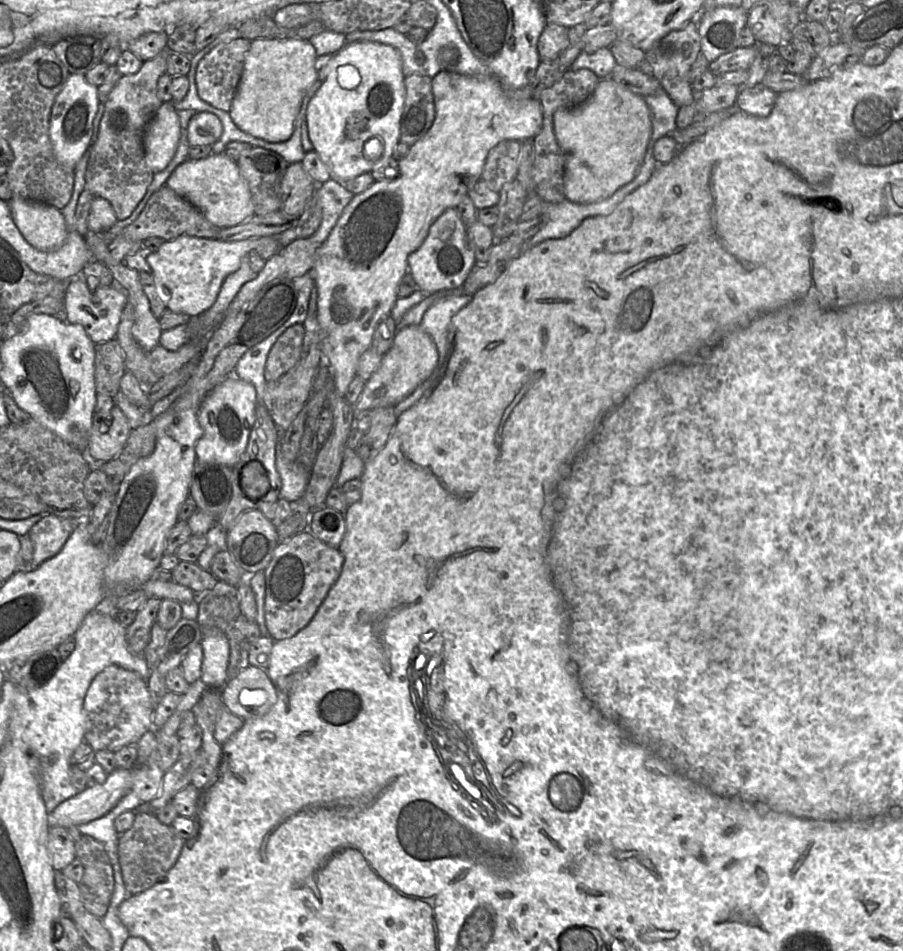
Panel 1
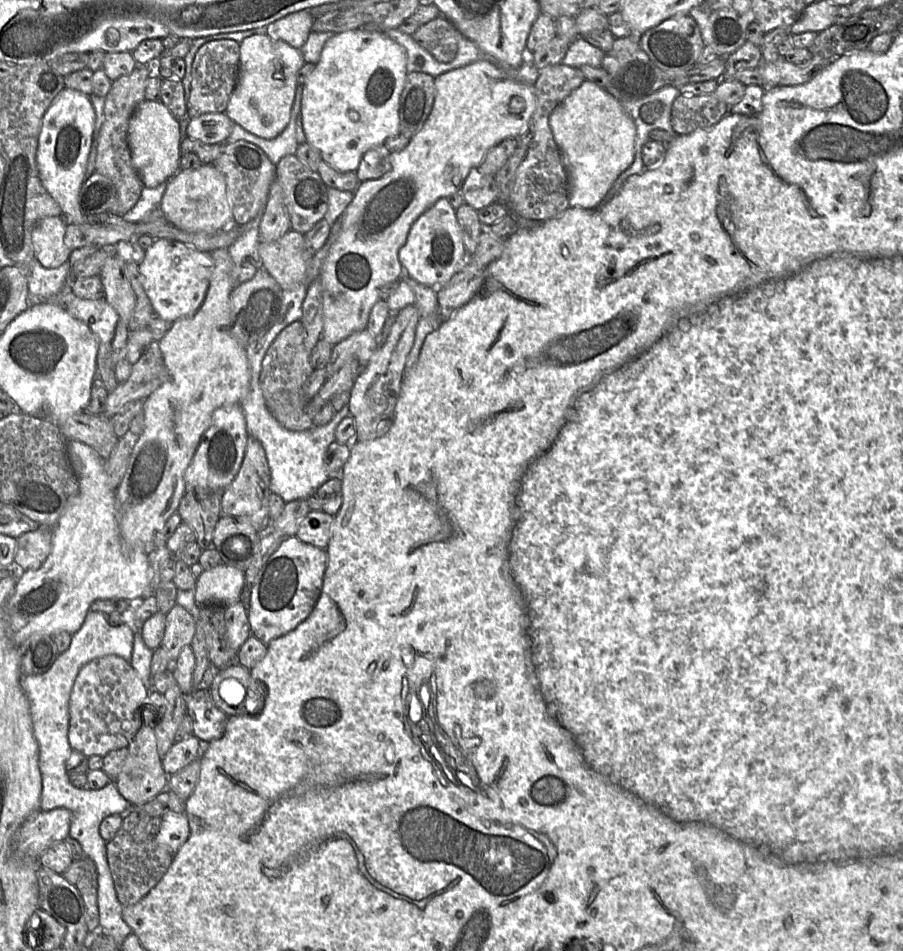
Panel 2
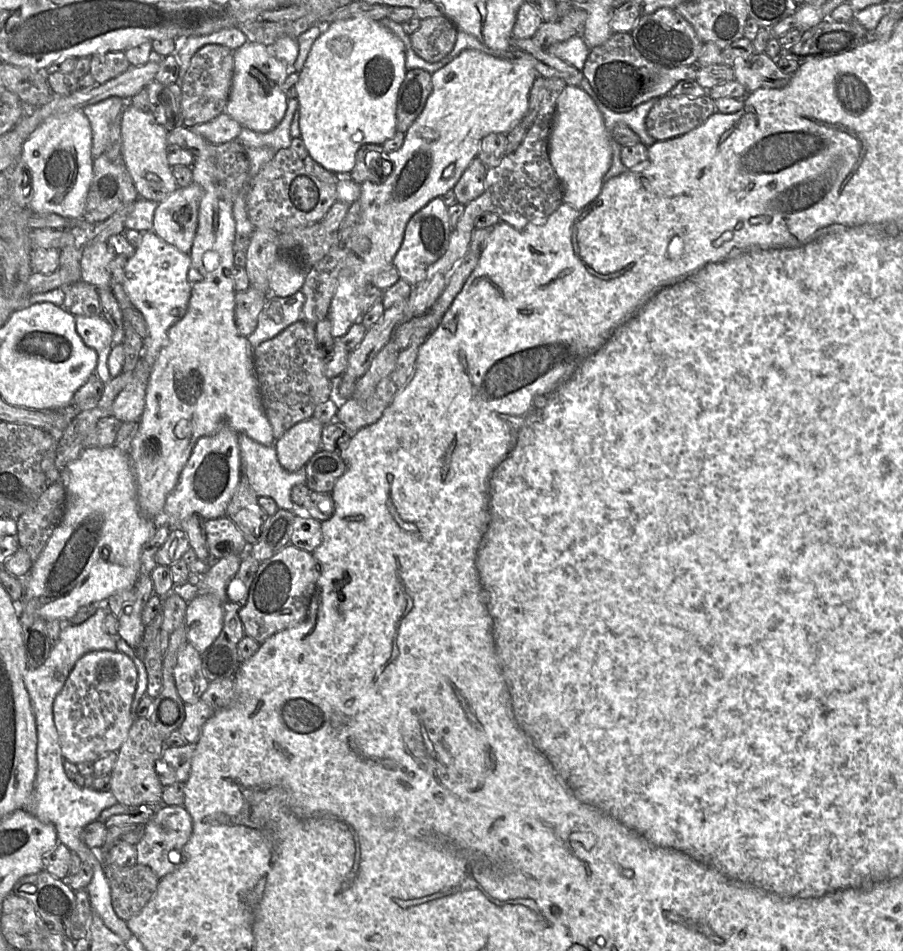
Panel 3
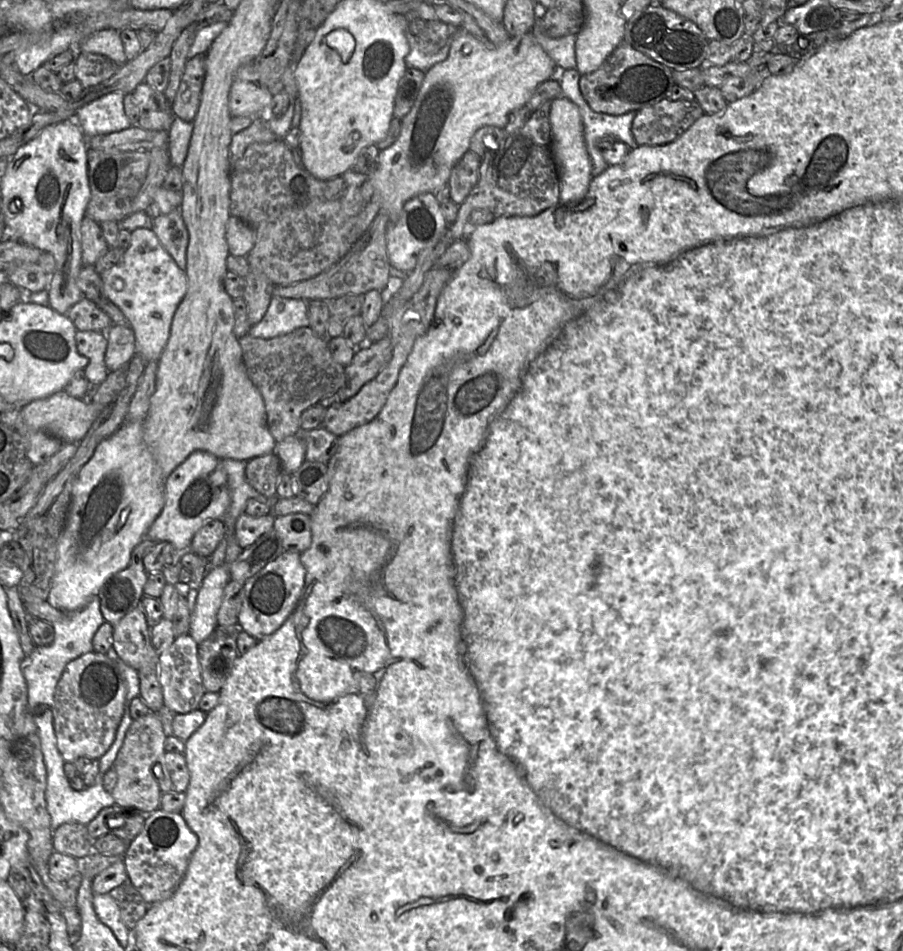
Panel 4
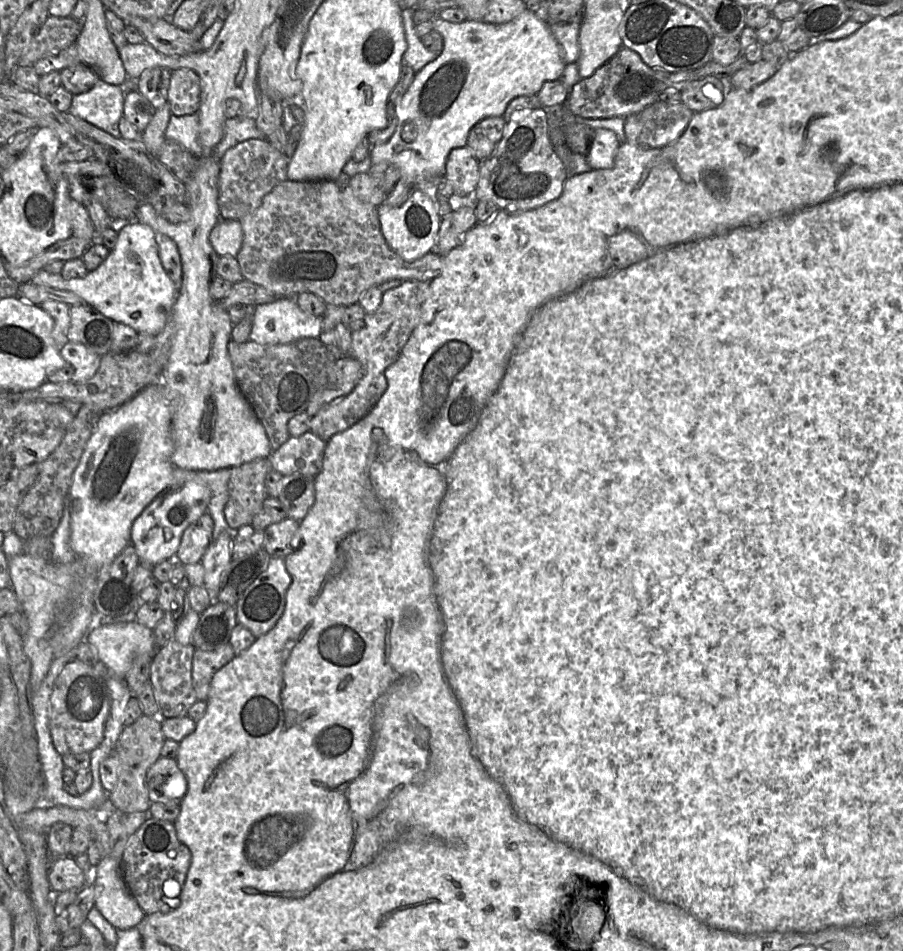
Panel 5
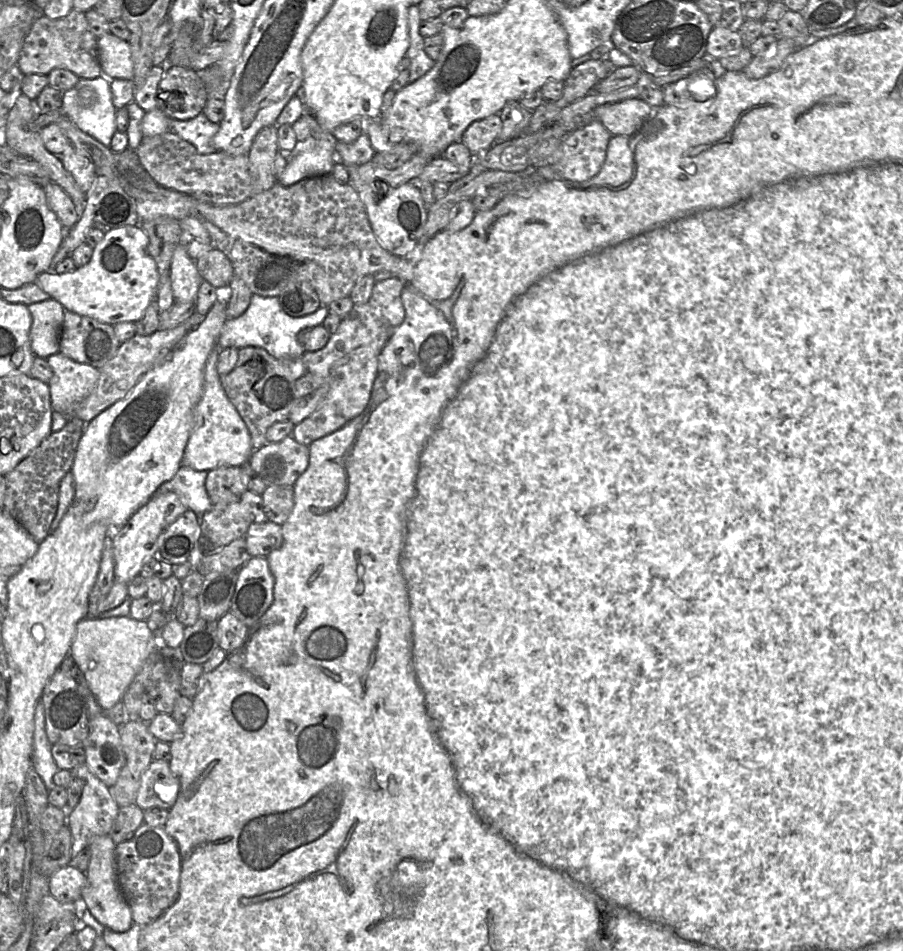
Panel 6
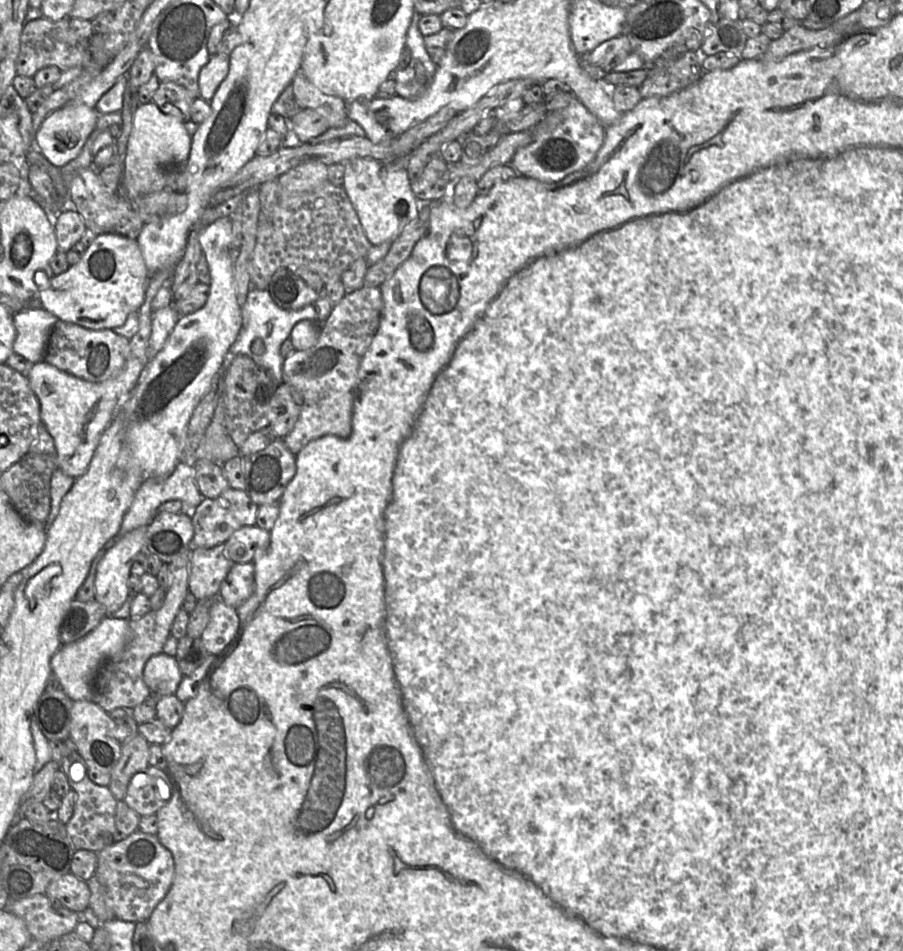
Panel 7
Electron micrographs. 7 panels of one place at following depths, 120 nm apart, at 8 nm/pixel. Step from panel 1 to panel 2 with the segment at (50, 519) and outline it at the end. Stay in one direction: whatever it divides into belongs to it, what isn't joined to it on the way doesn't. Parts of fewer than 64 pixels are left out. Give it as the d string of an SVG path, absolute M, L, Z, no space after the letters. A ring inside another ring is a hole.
M38 526L16 538L14 566L20 571L38 569L52 550L53 528Z

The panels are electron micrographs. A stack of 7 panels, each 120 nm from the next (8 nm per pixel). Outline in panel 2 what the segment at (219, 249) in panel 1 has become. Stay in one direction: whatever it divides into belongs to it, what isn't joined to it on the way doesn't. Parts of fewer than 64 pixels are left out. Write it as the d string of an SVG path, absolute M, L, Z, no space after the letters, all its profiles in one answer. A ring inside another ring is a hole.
M289 230L272 242L258 245L260 267L266 270L283 290L294 289L306 283L309 261L314 255L306 249L305 235ZM155 239L145 251L144 260L138 265L145 293L151 301L156 316L173 323L176 320L190 316L203 303L213 273L214 263L210 252L198 251L188 245L169 239Z

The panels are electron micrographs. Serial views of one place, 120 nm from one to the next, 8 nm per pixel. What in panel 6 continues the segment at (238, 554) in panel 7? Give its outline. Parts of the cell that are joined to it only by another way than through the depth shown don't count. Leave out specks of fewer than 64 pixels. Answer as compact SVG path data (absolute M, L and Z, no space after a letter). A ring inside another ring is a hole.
M270 521L252 523L244 538L246 549L251 557L266 557L282 545L282 526Z

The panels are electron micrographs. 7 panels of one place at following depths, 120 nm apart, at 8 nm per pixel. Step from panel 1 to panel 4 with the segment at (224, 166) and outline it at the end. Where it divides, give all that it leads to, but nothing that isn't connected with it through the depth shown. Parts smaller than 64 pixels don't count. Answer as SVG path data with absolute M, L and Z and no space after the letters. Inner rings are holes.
M181 208L154 218L152 230L178 267L185 271L189 234L181 215Z

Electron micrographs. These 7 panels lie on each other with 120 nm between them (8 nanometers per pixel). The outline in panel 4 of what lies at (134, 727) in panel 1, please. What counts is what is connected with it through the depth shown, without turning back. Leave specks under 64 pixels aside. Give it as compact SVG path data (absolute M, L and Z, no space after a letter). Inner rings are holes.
M92 651L66 665L54 702L54 731L65 763L81 757L98 760L108 751L124 714L126 692L118 664L107 654Z

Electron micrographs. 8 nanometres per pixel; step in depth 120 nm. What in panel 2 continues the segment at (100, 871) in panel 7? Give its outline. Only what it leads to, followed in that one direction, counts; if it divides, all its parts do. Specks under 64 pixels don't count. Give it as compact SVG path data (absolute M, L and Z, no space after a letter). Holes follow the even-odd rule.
M169 812L161 817L159 832L154 840L172 853L176 853L190 835L188 818L185 813Z

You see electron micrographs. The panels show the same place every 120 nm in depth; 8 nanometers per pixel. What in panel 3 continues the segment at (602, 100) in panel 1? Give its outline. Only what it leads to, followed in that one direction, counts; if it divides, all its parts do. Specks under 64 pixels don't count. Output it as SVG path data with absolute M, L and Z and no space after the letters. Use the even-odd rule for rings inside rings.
M567 85L557 99L548 139L548 154L562 186L563 203L575 209L582 209L600 194L603 177L612 164L611 137L596 102L580 86Z

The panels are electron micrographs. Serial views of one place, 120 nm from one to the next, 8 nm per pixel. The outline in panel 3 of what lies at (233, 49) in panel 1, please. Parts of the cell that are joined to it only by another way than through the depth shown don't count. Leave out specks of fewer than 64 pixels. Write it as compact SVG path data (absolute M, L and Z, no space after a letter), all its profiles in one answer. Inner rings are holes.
M207 44L192 57L181 88L181 114L187 127L208 122L224 112L234 67L234 51L219 44Z

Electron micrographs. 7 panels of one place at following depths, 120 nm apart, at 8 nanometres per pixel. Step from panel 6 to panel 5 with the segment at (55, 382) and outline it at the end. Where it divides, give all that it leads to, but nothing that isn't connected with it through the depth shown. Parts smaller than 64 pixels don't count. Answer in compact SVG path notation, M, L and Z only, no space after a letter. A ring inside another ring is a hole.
M67 342L60 347L62 358L74 369L71 382L83 383L97 372L101 357L79 343Z

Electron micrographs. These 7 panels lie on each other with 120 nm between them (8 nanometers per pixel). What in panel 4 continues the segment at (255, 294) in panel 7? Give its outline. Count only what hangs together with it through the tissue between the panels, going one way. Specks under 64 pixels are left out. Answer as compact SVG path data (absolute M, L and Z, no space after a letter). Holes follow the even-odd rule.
M273 296L265 315L248 334L254 338L271 339L309 324L307 301Z

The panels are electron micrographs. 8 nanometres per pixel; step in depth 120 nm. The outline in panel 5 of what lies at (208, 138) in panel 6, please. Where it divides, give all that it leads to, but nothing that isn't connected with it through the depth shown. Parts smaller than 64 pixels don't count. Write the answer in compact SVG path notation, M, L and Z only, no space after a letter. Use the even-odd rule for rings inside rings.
M171 114L166 139L177 142L187 151L200 158L205 154L199 140L199 114L176 116ZM238 116L227 118L224 124L223 138L214 148L214 155L221 159L230 148L254 138L264 138L264 135L256 126L255 119Z

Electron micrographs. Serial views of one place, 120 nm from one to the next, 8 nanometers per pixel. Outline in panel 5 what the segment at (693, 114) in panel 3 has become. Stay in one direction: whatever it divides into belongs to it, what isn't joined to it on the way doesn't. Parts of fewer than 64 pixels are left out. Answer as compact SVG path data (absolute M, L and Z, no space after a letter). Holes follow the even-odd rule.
M656 101L626 117L625 138L631 144L647 148L667 146L680 137L693 114L682 102Z

